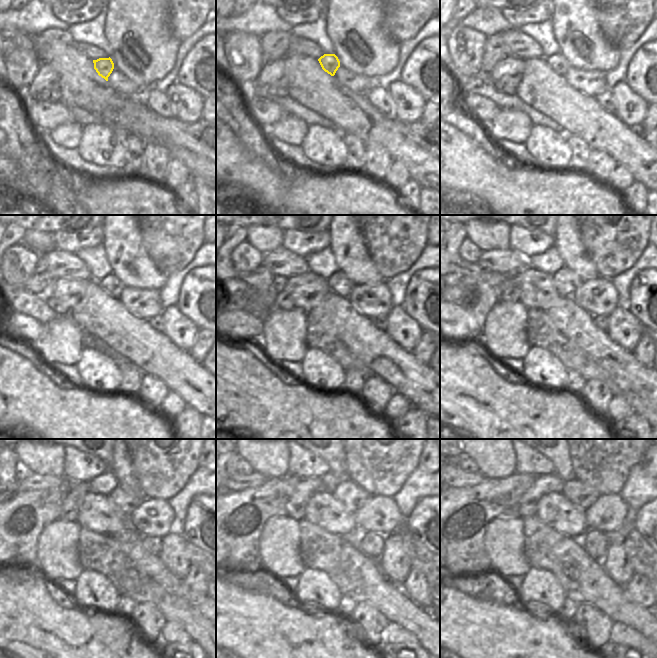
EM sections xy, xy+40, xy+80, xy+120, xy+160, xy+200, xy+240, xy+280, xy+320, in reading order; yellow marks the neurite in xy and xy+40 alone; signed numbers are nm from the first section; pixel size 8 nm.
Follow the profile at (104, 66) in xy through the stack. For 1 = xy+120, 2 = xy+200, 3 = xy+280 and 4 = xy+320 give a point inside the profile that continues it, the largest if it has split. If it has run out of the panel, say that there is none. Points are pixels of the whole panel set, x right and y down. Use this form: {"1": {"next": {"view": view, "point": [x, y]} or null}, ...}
{"1": {"next": {"view": "xy+120", "point": [110, 284]}}, "2": {"next": {"view": "xy+200", "point": [566, 281]}}, "3": {"next": {"view": "xy+280", "point": [352, 496]}}, "4": {"next": {"view": "xy+320", "point": [579, 493]}}}

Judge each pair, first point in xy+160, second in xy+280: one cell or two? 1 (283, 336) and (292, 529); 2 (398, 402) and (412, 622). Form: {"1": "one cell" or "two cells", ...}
{"1": "one cell", "2": "two cells"}

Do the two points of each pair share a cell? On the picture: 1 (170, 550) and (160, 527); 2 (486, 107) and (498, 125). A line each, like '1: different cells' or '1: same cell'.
1: different cells
2: different cells

